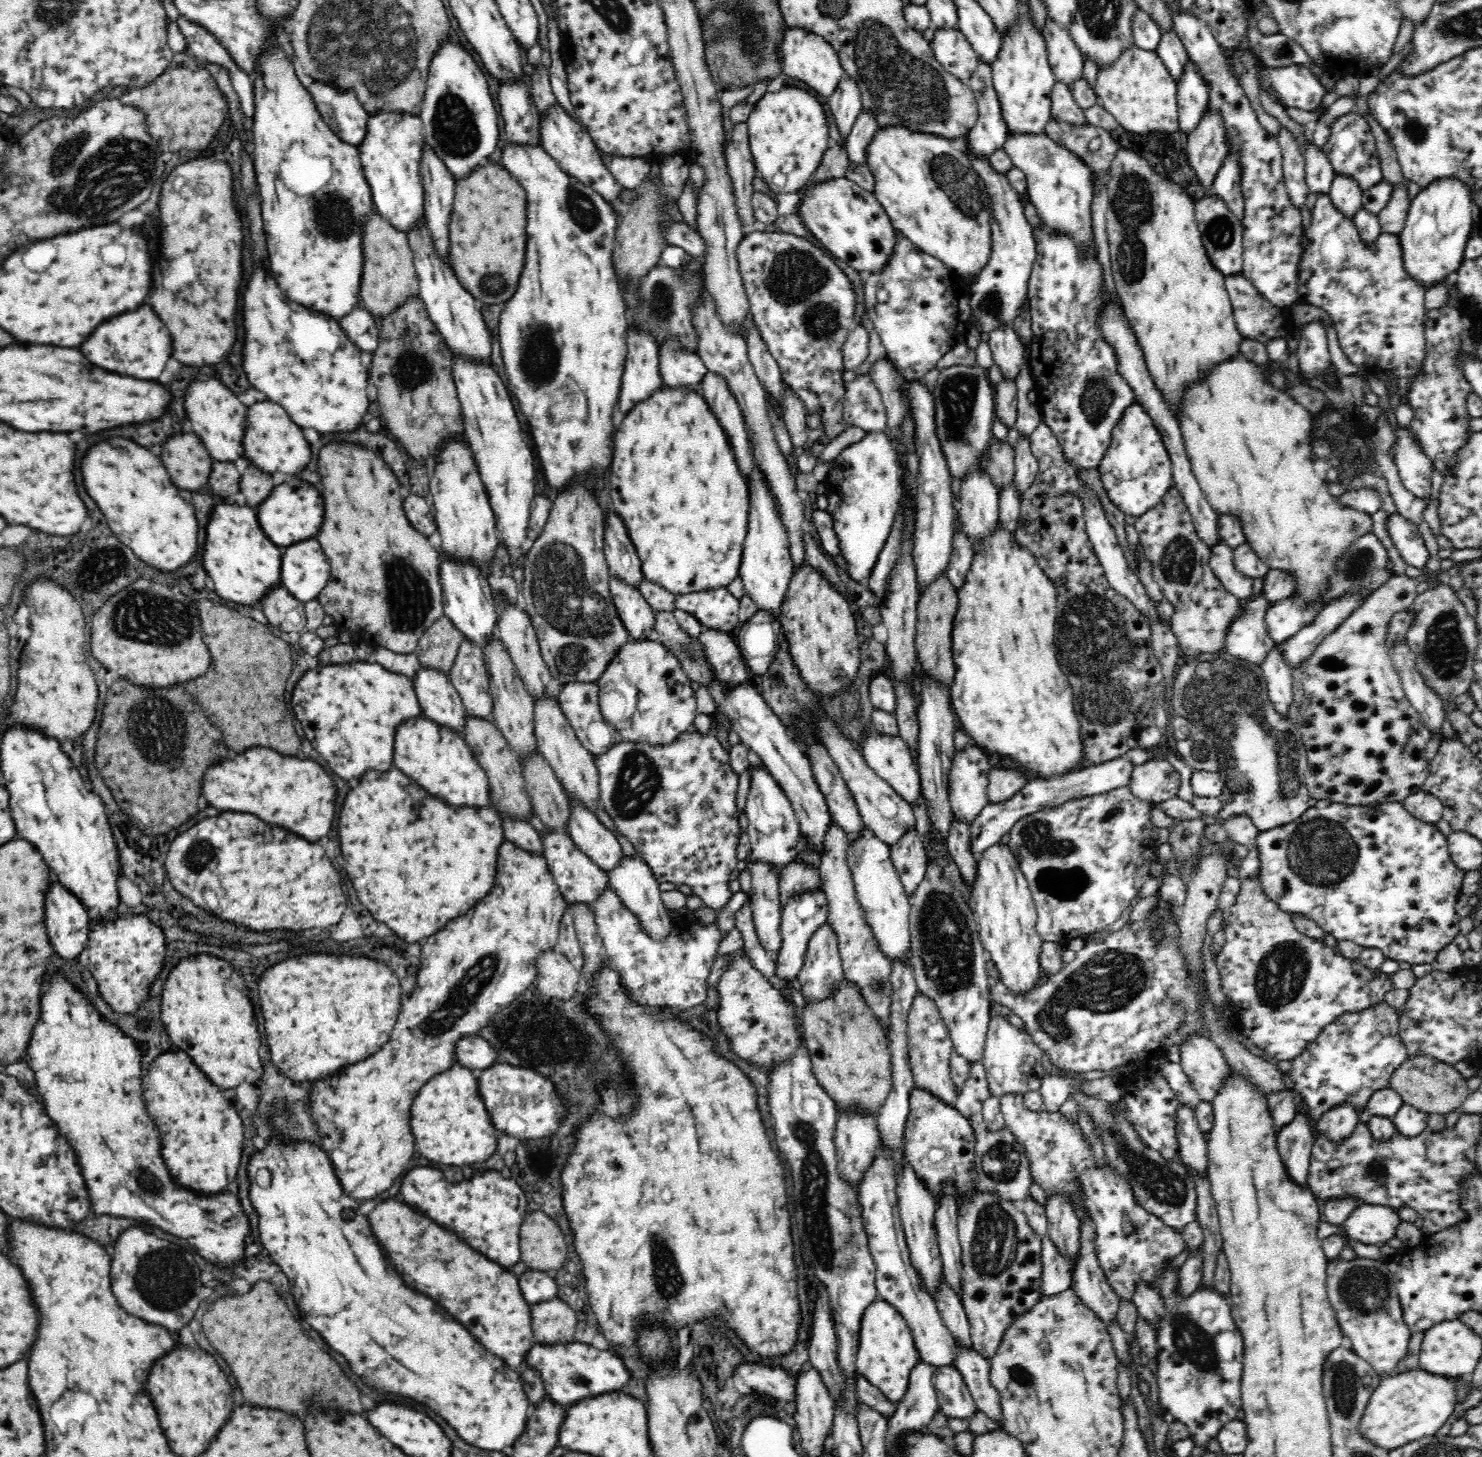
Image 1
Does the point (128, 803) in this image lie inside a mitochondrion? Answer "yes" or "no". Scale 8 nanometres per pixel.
no

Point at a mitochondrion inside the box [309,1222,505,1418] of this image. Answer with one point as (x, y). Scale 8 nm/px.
(394, 1390)

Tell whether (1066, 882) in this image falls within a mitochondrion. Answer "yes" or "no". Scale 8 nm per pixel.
yes

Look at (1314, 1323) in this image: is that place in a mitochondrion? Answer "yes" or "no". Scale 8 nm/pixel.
no

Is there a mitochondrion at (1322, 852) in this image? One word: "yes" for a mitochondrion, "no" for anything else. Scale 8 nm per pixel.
yes

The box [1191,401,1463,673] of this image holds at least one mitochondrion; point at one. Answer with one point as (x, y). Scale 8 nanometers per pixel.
(1360, 562)

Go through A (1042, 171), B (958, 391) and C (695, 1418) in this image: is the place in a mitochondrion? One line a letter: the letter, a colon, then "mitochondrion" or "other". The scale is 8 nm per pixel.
A: other
B: mitochondrion
C: other

